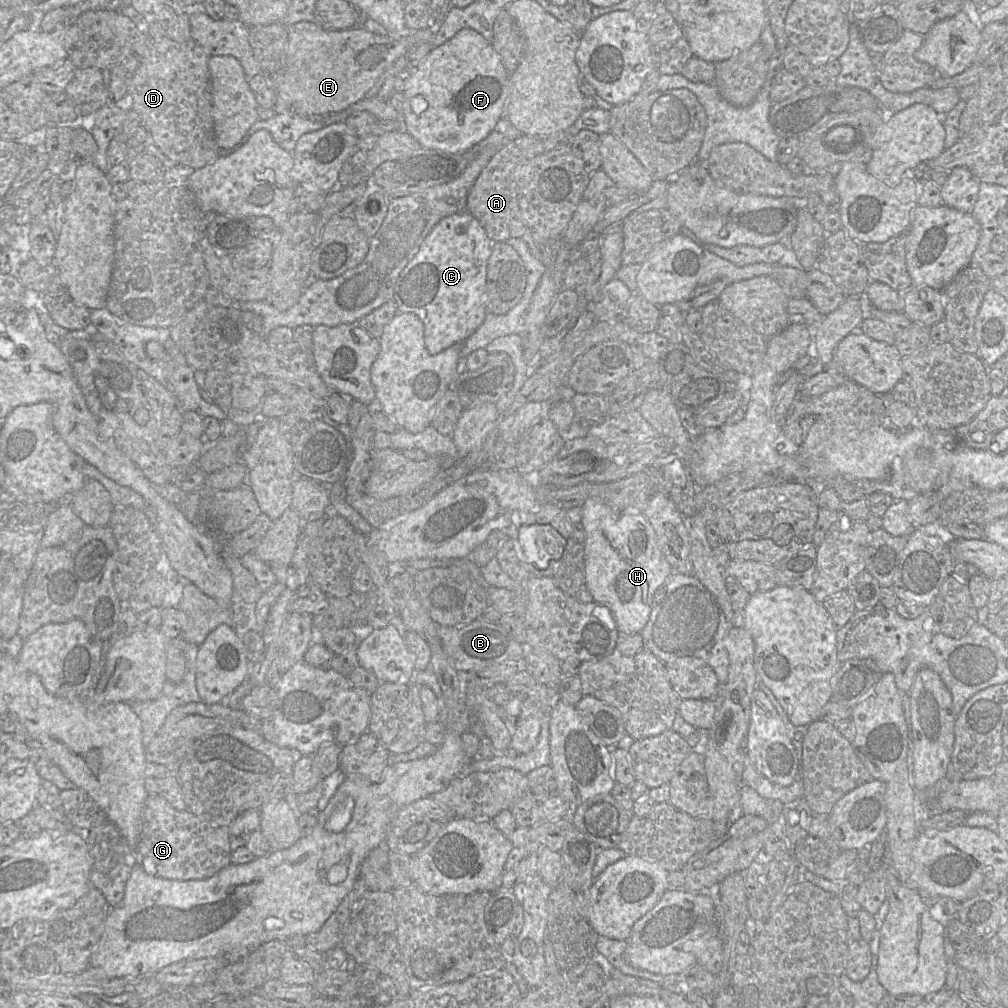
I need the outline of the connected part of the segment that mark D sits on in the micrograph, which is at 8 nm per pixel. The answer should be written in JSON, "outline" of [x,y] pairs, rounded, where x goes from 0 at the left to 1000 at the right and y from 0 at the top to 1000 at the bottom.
{"outline":[[[167,36],[150,38],[150,48],[138,66],[129,75],[127,93],[130,107],[140,117],[156,146],[170,159],[195,169],[210,162],[220,149],[214,139],[210,115],[209,81],[206,68],[207,55],[191,39],[177,43]]]}

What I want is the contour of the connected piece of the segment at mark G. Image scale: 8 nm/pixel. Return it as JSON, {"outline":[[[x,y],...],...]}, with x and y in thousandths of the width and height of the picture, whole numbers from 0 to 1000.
{"outline":[[[148,788],[142,806],[136,848],[143,863],[169,873],[197,873],[209,870],[229,855],[228,824],[188,805],[172,802],[158,788]]]}

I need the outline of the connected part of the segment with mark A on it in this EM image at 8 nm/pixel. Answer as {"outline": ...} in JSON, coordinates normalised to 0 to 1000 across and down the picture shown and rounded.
{"outline":[[[563,131],[545,135],[518,134],[493,151],[480,166],[464,191],[463,209],[475,219],[489,241],[517,236],[523,231],[524,225],[519,219],[513,197],[514,182],[520,166],[534,154],[565,144],[566,138]]]}

